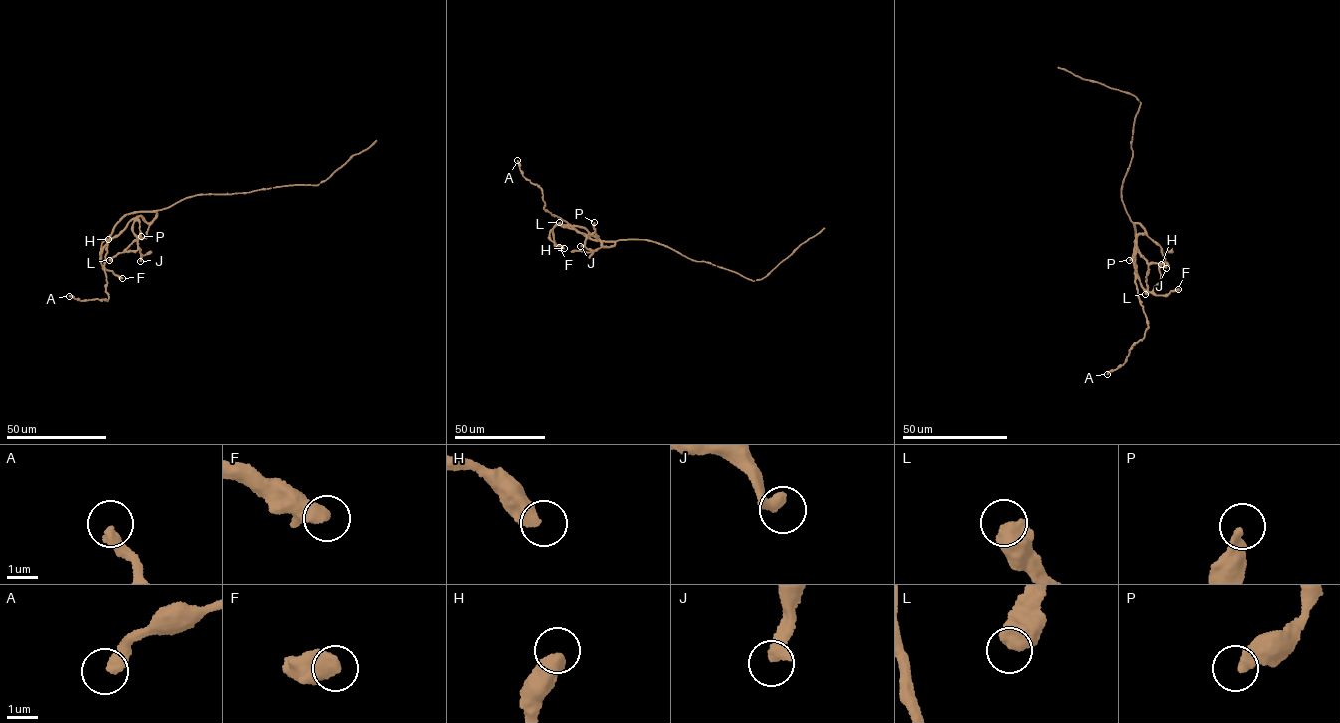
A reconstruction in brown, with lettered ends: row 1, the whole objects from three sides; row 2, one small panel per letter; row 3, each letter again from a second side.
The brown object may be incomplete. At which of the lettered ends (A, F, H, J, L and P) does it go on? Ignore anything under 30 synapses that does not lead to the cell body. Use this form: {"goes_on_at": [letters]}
{"goes_on_at": []}

